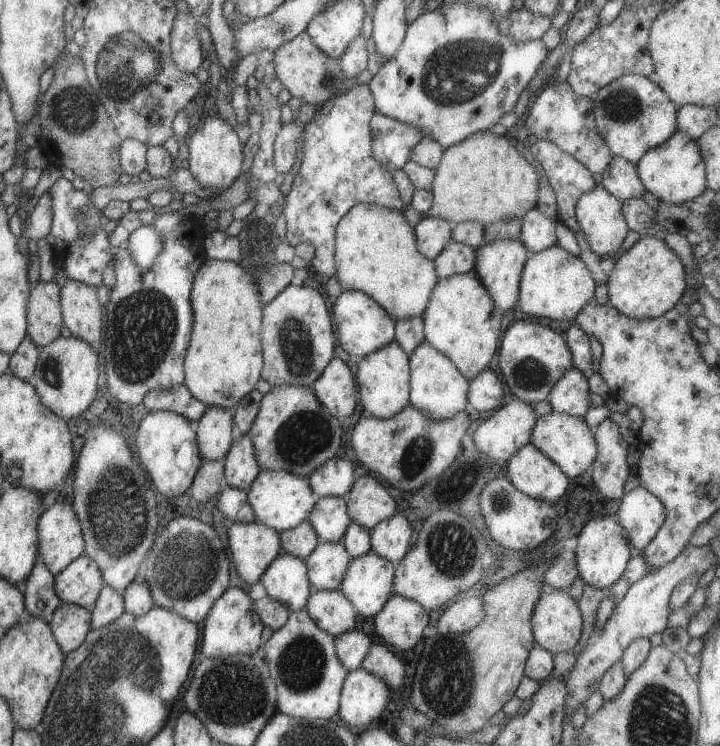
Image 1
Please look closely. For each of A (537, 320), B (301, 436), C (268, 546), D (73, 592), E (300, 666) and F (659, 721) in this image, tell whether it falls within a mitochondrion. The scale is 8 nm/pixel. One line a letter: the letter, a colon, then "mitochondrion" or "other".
A: other
B: mitochondrion
C: other
D: other
E: mitochondrion
F: mitochondrion

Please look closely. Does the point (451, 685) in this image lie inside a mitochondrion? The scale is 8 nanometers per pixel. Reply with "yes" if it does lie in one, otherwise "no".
yes

